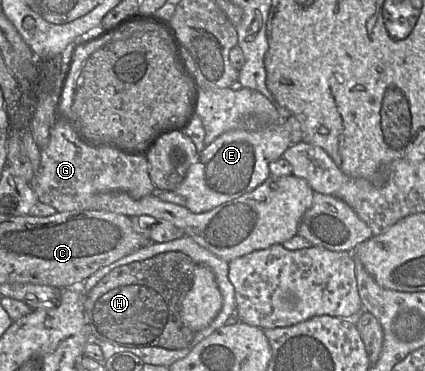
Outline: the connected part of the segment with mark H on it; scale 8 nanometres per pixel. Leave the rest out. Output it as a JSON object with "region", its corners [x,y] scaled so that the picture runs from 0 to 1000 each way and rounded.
{"region":[[[395,677],[266,725],[198,792],[212,914],[308,938],[424,943],[445,933],[461,895],[428,868],[424,836],[461,717],[435,682]]]}

